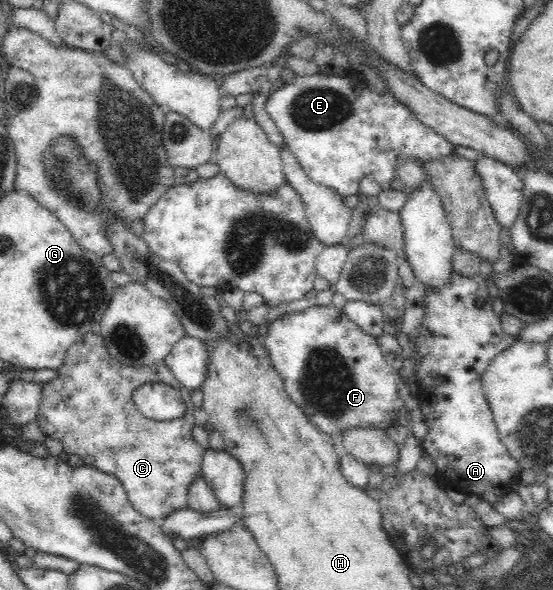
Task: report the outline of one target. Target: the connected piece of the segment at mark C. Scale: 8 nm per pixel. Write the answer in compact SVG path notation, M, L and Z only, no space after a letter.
M87 332L81 339L73 344L67 352L64 364L60 368L59 378L42 384L42 402L36 417L43 432L53 439L63 443L64 451L69 453L74 461L110 473L118 477L126 489L132 506L143 517L159 522L170 513L186 507L187 489L191 481L201 471L202 459L205 449L192 437L192 428L197 424L195 411L191 401L192 391L185 389L186 411L173 421L145 419L135 403L133 403L133 389L149 382L161 382L175 387L181 391L181 383L175 379L167 364L155 364L144 368L135 368L121 365L109 356L101 335Z

